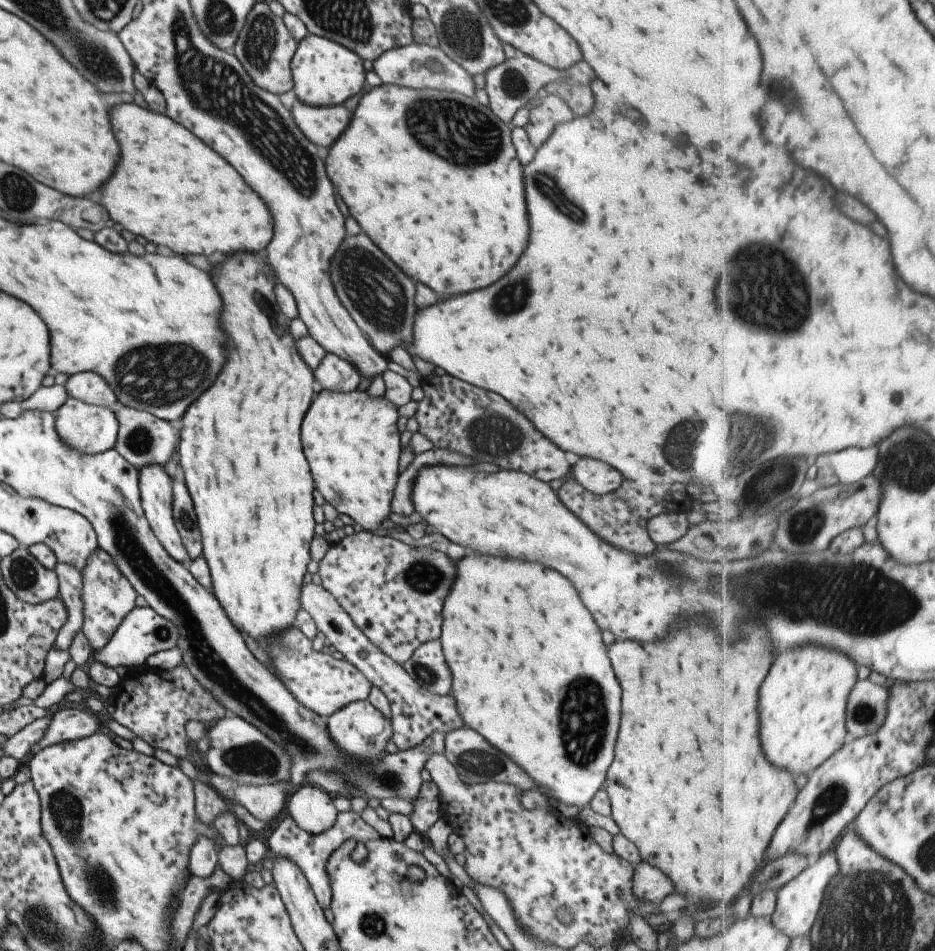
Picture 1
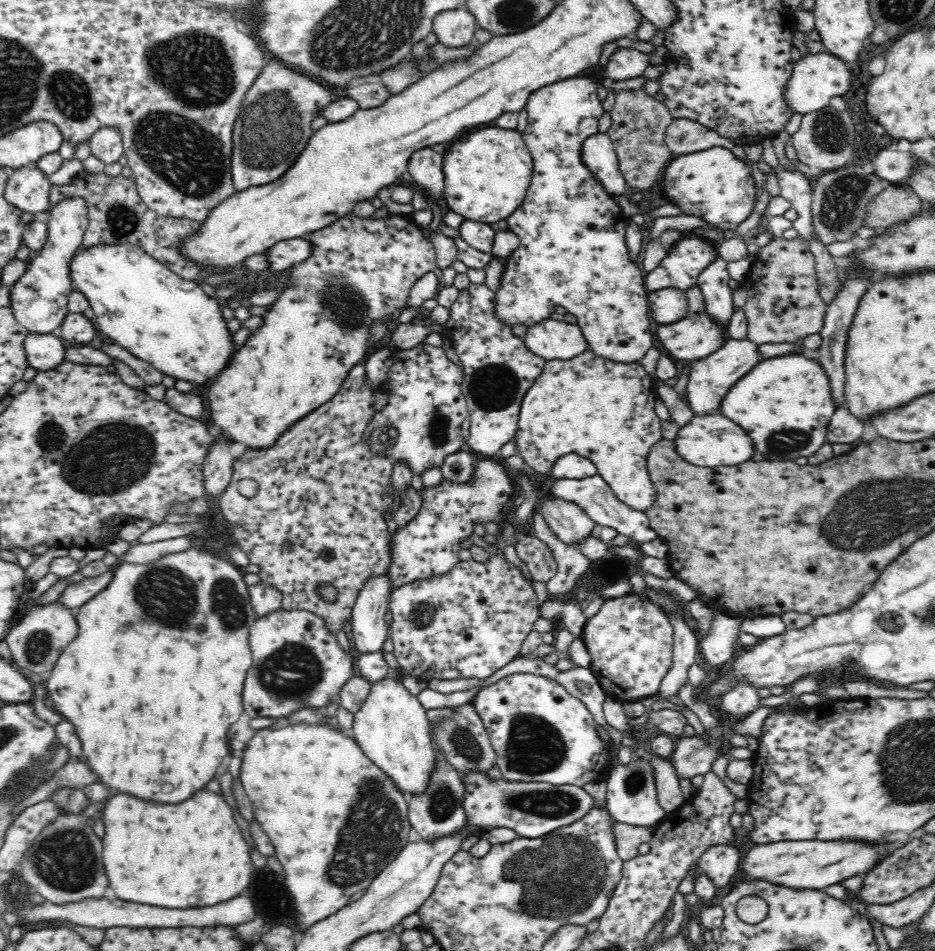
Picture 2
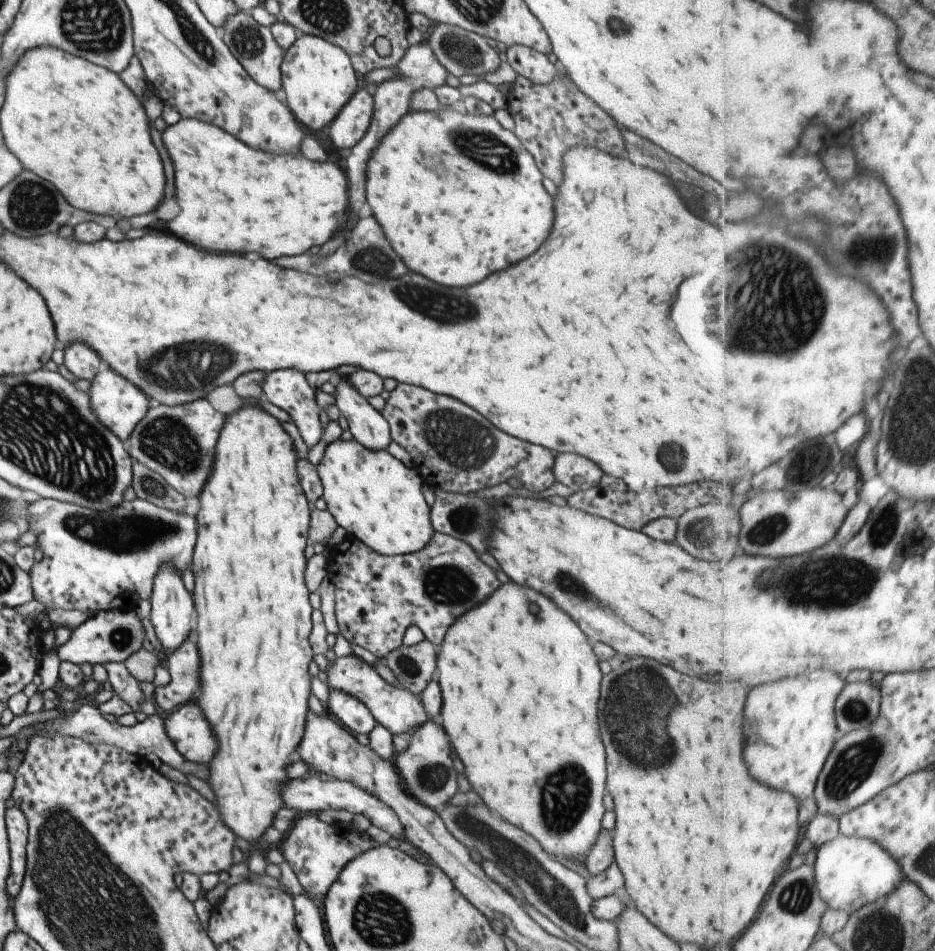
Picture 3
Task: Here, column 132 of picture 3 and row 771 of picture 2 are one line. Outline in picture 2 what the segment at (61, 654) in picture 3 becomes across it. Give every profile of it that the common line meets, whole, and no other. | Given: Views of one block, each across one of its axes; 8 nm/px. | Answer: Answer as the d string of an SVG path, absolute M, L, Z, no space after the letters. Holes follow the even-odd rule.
M641 756L628 764L616 765L608 775L605 807L615 822L655 827L665 817L666 812L657 800L654 771L647 757Z

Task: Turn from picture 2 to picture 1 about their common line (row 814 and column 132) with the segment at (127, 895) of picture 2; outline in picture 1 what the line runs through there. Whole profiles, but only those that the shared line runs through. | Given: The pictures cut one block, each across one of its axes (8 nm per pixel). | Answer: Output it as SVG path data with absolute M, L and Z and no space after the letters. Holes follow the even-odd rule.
M122 103L114 106L110 110L110 124L112 124L112 132L116 134L116 140L120 142L120 162L116 164L116 170L110 178L110 182L104 184L104 190L100 190L100 204L108 210L110 218L118 224L122 224L126 230L130 230L132 234L144 236L148 242L158 244L158 246L166 246L176 254L202 254L202 256L210 256L214 252L222 252L222 254L234 254L234 252L258 252L264 250L266 242L272 238L272 216L268 212L268 208L262 204L262 200L256 196L256 192L252 192L244 180L240 178L240 174L236 174L236 170L224 162L222 156L218 156L212 148L204 146L194 134L190 134L190 130L186 130L184 126L172 120L166 114L152 112L150 109L142 108L133 103Z

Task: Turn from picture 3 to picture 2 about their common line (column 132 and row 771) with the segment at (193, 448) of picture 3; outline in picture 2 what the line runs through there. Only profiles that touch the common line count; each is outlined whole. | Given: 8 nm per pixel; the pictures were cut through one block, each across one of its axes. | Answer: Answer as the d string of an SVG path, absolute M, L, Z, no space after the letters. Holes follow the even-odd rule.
M433 746L435 754L435 767L431 770L428 786L417 795L412 795L408 800L408 818L411 828L414 828L422 839L431 841L441 836L455 835L466 825L466 811L464 811L464 800L466 796L466 787L460 779L458 769L452 768L446 759L440 758L438 746Z

